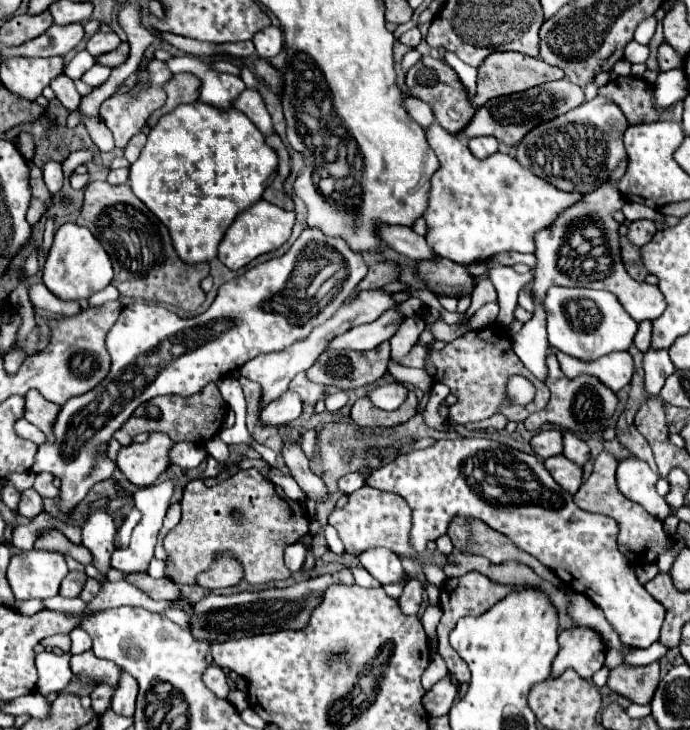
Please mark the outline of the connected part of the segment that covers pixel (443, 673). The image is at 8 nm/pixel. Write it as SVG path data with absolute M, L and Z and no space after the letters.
M434 651L428 669L426 669L424 675L421 676L422 686L424 689L431 688L431 681L440 681L440 679L444 679L444 677L448 677L448 667L446 667L442 655L440 655L438 651Z

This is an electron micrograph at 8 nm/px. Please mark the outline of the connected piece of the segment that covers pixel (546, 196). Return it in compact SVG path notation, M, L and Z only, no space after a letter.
M432 123L426 129L426 139L432 151L436 153L440 167L432 175L432 185L428 193L428 209L424 211L426 219L426 243L436 251L436 255L446 257L458 265L470 265L480 263L492 257L500 251L520 251L520 253L532 253L534 231L540 231L542 227L548 227L558 211L570 207L570 203L576 203L582 199L580 193L566 193L556 189L554 185L546 183L544 179L530 173L530 169L524 169L514 157L504 153L494 153L486 159L476 159L466 143L462 143L456 135L444 131L438 123Z

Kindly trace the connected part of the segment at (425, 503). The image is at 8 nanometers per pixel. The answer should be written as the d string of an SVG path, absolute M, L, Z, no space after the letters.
M484 437L454 441L438 439L426 449L418 449L408 455L398 455L396 459L388 461L378 469L360 467L358 473L364 477L364 483L368 487L398 493L408 501L412 509L412 543L418 553L426 547L428 539L436 539L444 533L444 523L448 523L454 515L472 515L476 519L482 519L494 531L506 535L518 549L534 555L542 565L550 567L570 589L594 601L604 611L606 619L614 625L626 645L648 647L650 643L654 643L654 639L658 639L666 609L662 603L658 603L644 591L642 583L634 573L634 567L618 551L618 523L608 515L590 513L576 507L572 495L552 479L552 475L546 471L544 463L536 455L516 451L500 441Z

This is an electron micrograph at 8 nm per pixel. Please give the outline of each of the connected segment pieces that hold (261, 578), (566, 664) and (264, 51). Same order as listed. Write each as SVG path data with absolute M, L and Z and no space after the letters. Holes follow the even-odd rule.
M240 469L228 479L214 483L212 487L206 487L202 479L188 481L180 503L182 521L164 539L164 549L168 555L164 575L166 579L172 579L180 585L194 587L200 583L204 589L218 589L240 583L242 569L244 581L250 585L262 585L290 577L290 571L284 565L284 549L308 533L308 515L304 505L288 499L278 485L264 479L256 469ZM234 509L244 513L242 523L232 519ZM218 551L234 555L236 561L222 553L214 563Z
M564 629L558 635L558 645L560 651L552 663L552 675L574 669L582 679L590 679L598 669L604 667L606 647L602 647L602 641L590 629Z
M266 27L264 31L258 31L254 35L254 47L256 47L256 53L264 59L272 59L274 55L278 55L284 47L284 35L282 35L282 29L280 27Z

